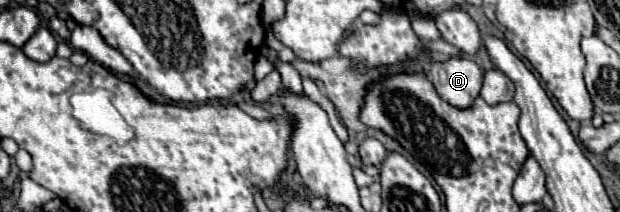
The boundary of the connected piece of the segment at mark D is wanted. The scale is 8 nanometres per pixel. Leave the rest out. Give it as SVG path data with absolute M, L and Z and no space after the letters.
M454 57L446 63L432 63L430 81L436 93L456 109L472 107L482 89L482 69L468 59Z

